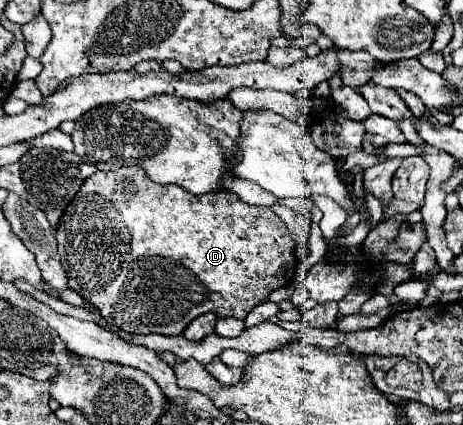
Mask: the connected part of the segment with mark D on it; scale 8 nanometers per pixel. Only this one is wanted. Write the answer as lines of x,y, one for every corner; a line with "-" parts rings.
121,167
115,171
97,171
89,179
85,179
81,189
77,191
75,199
71,199
71,203
65,207
63,221
59,221
59,229
55,229
55,237
57,237
57,249
61,255
61,263
63,263
63,271
67,275
69,289
77,291
85,301
95,305
109,323
117,325
123,331
137,333
137,335
139,333
181,335
185,331
185,327
197,315
203,315
203,313
215,313
219,319
225,319
225,317
245,319
247,313
255,305
267,301
271,291
289,285
297,273
295,237
287,229
287,225
281,221
281,217
277,217
269,207
247,205
231,191
211,191
207,195
191,195
189,191
183,191
183,187
179,187
179,185
155,185
141,167

